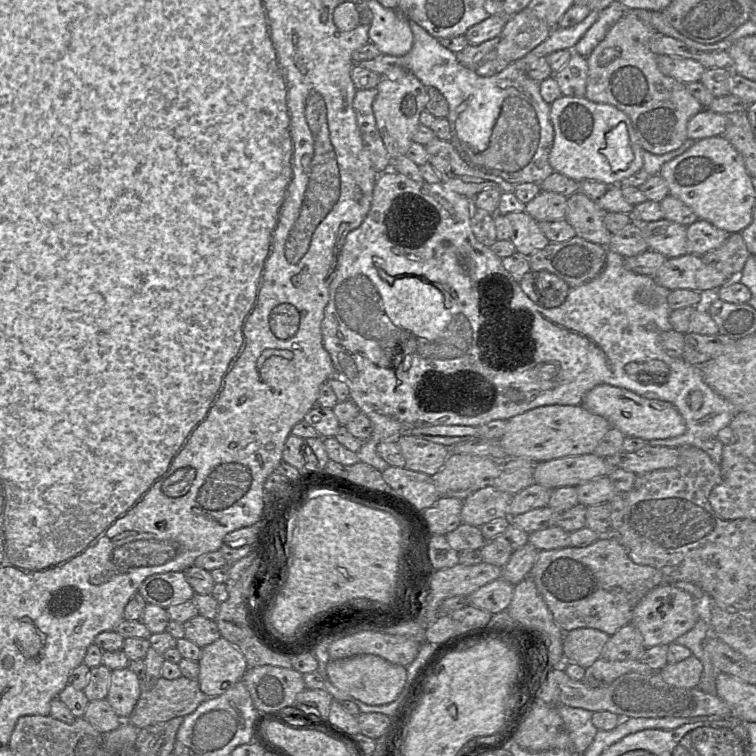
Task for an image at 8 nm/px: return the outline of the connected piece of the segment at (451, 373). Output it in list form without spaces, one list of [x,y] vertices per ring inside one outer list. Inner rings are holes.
[[[389,169],[379,174],[372,195],[369,212],[361,225],[349,232],[345,238],[340,252],[339,262],[335,274],[330,283],[329,301],[325,307],[324,317],[321,323],[322,343],[332,360],[334,372],[349,388],[349,399],[352,400],[361,413],[364,413],[371,421],[373,431],[367,440],[361,440],[362,446],[357,453],[359,461],[366,463],[381,473],[389,465],[377,453],[377,446],[385,440],[396,440],[405,435],[406,431],[415,428],[425,428],[441,425],[461,425],[479,427],[492,420],[509,420],[510,418],[522,414],[531,409],[547,405],[581,405],[584,396],[592,388],[600,384],[609,384],[615,387],[625,388],[642,397],[648,399],[659,399],[672,403],[682,415],[686,432],[678,437],[669,439],[647,440],[652,447],[681,447],[684,445],[694,446],[706,452],[711,459],[721,464],[724,445],[718,439],[718,432],[729,426],[733,417],[740,411],[734,404],[720,396],[704,379],[700,366],[691,365],[682,358],[669,356],[662,348],[660,335],[663,332],[672,330],[670,323],[671,309],[667,297],[671,292],[669,289],[656,283],[652,276],[634,273],[624,265],[624,257],[620,254],[607,250],[606,263],[601,273],[591,281],[570,289],[564,303],[555,308],[544,308],[534,303],[521,289],[515,280],[507,281],[501,275],[502,259],[495,255],[492,250],[479,242],[471,227],[473,214],[473,199],[467,198],[454,192],[440,183],[428,183],[425,180],[416,182],[403,174]],[[490,284],[490,292],[494,292],[494,297],[489,297],[485,301],[486,286]],[[639,290],[651,290],[653,296],[657,298],[656,305],[646,305],[639,302]],[[503,291],[508,296],[509,291],[512,297],[509,306],[512,310],[530,312],[532,315],[531,333],[512,333],[512,322],[503,322]],[[425,333],[431,333],[432,340],[424,339]],[[657,359],[666,363],[670,368],[669,379],[664,384],[644,384],[638,381],[636,376],[629,375],[625,366],[630,362],[642,362]],[[693,391],[700,391],[703,403],[699,409],[692,409],[689,404],[689,395]]]

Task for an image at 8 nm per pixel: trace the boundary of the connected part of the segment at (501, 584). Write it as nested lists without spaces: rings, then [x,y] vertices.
[[[503,578],[480,587],[469,595],[469,605],[491,614],[507,610],[513,596],[514,585]]]

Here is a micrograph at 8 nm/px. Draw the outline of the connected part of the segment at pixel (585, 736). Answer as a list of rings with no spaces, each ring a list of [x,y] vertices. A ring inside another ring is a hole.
[[[569,706],[554,707],[568,730],[572,741],[572,750],[570,751],[575,751],[579,754],[584,753],[598,731],[592,723],[593,712]]]

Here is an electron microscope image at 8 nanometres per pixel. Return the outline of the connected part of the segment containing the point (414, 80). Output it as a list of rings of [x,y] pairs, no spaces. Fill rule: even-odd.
[[[405,72],[382,76],[376,89],[373,113],[377,129],[393,162],[399,156],[405,155],[413,142],[412,137],[420,124],[420,114],[428,101],[427,87],[414,74]]]

